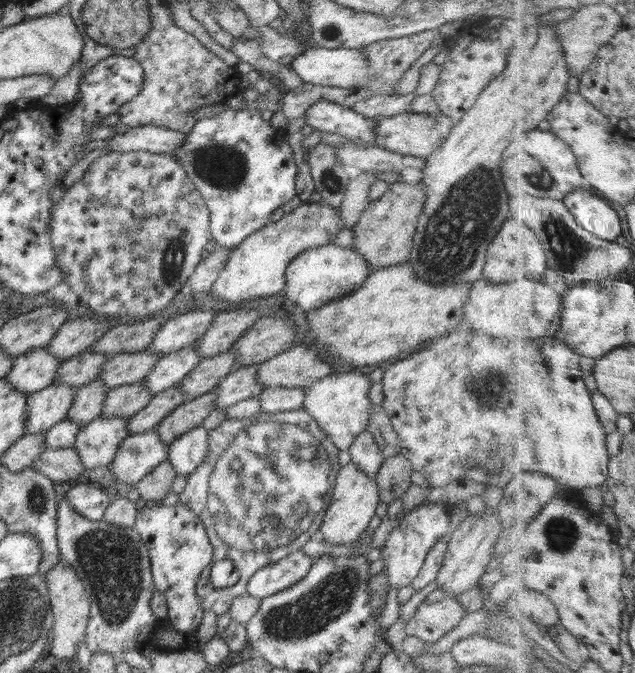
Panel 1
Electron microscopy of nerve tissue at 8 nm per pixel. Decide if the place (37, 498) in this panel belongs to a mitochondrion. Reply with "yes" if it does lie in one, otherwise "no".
yes

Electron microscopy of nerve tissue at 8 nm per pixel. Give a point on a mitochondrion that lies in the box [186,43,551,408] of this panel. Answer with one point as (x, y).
(466, 221)

